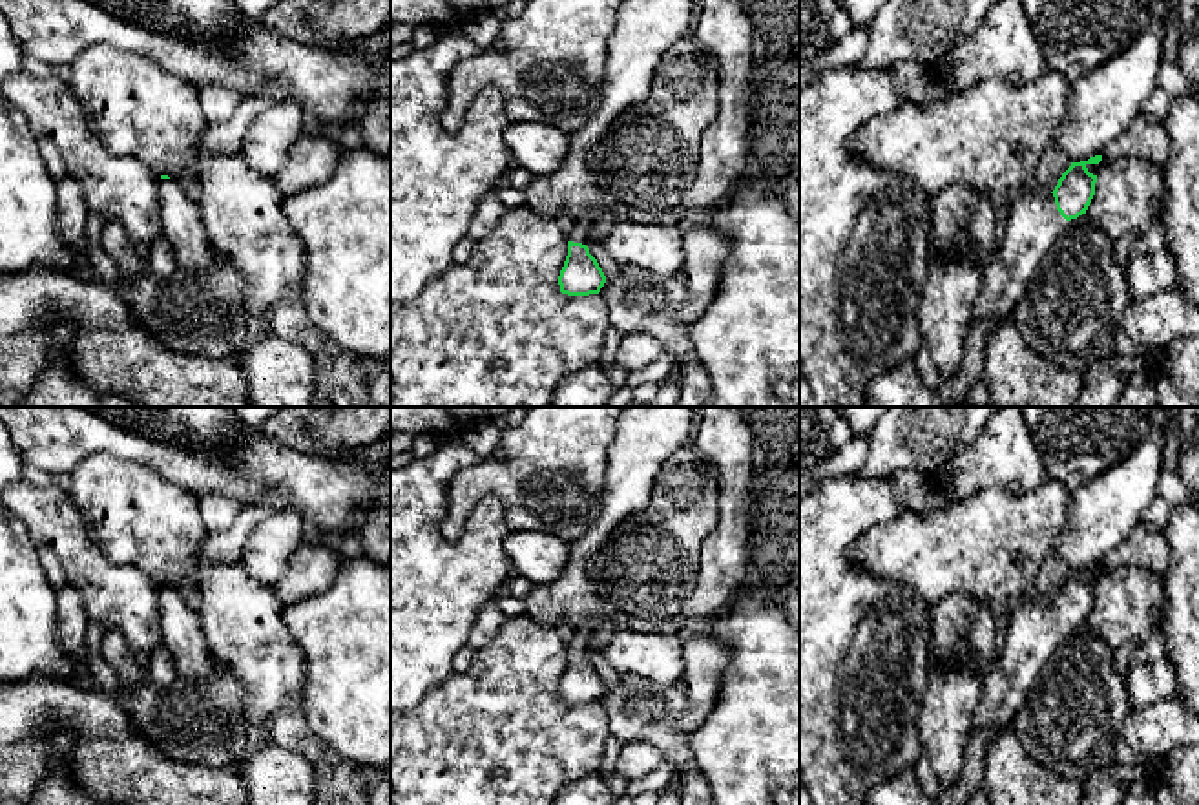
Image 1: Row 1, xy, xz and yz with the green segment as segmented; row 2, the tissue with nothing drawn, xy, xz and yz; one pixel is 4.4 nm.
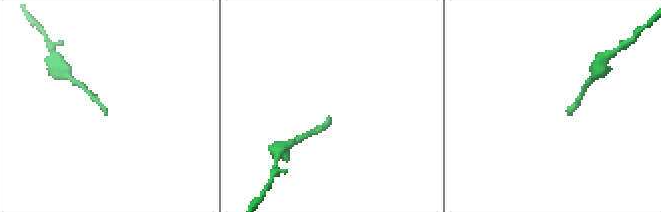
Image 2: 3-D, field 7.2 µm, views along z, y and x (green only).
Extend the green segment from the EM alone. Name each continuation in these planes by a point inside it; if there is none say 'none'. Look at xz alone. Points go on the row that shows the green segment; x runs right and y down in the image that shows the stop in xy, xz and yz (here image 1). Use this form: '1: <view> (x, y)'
1: xz (581, 232)

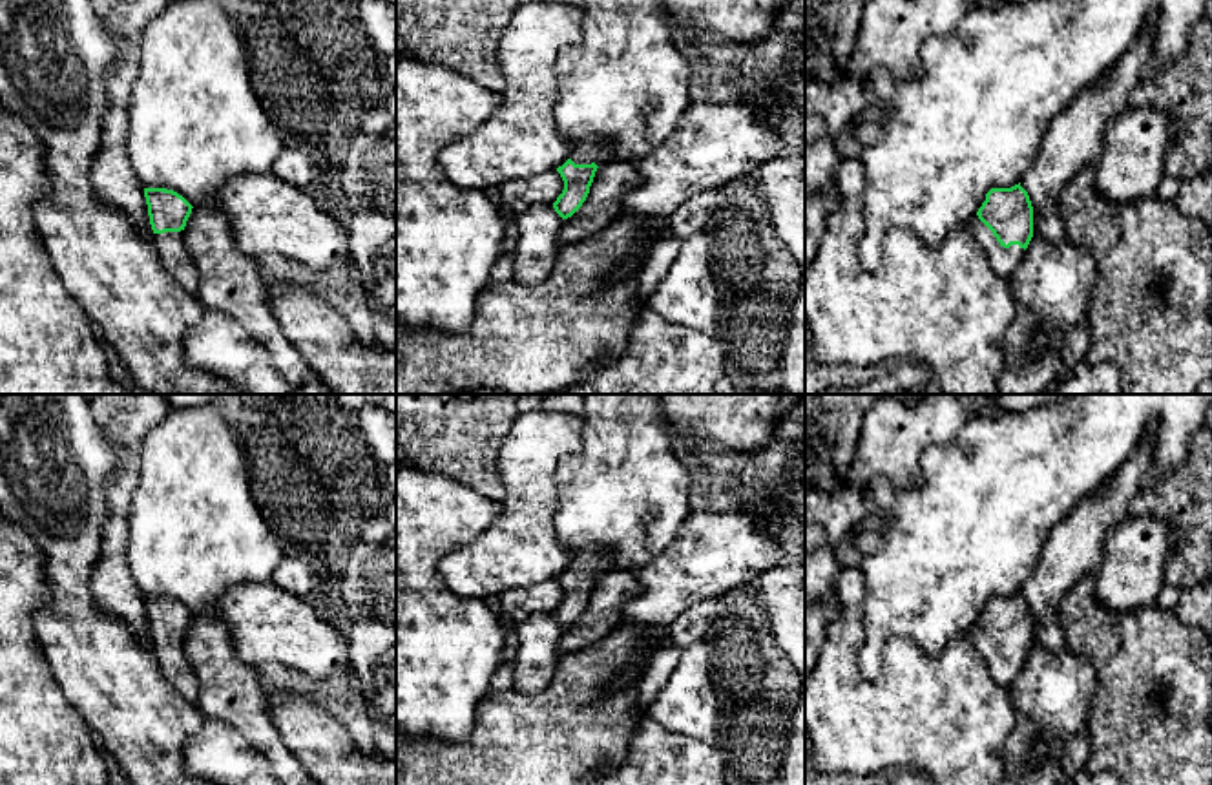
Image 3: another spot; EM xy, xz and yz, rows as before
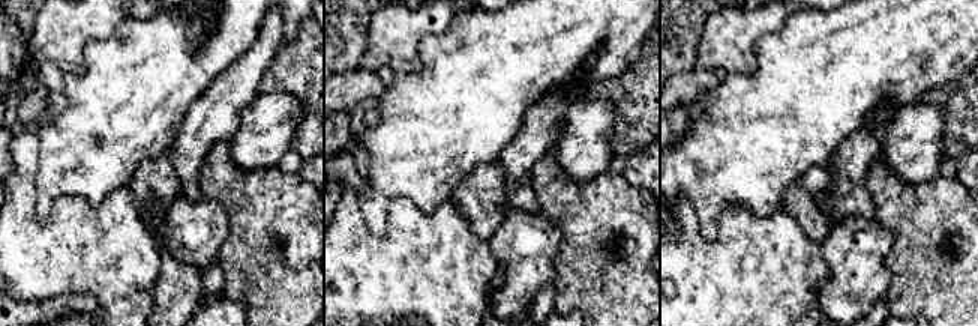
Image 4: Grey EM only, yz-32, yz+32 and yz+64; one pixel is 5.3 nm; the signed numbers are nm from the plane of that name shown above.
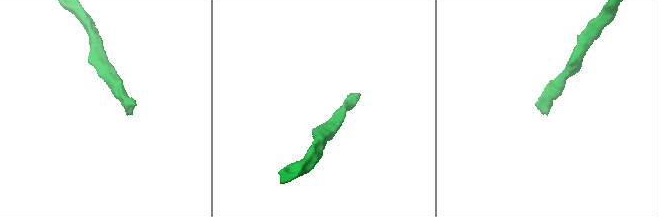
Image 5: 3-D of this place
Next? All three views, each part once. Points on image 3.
1: yz (1003, 260)

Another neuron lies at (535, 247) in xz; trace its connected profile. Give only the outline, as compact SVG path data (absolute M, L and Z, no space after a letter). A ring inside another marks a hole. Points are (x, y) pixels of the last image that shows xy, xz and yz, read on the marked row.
M535 204L515 214L517 239L511 246L515 281L538 285L549 276L560 248L557 234L564 221L553 204Z

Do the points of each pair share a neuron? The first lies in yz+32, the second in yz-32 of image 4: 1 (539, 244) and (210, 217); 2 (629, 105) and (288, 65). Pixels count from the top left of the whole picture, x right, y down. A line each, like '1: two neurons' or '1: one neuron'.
1: one neuron
2: one neuron

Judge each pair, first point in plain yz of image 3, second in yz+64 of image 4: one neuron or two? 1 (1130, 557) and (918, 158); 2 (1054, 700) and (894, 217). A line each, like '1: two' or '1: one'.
1: one
2: two

